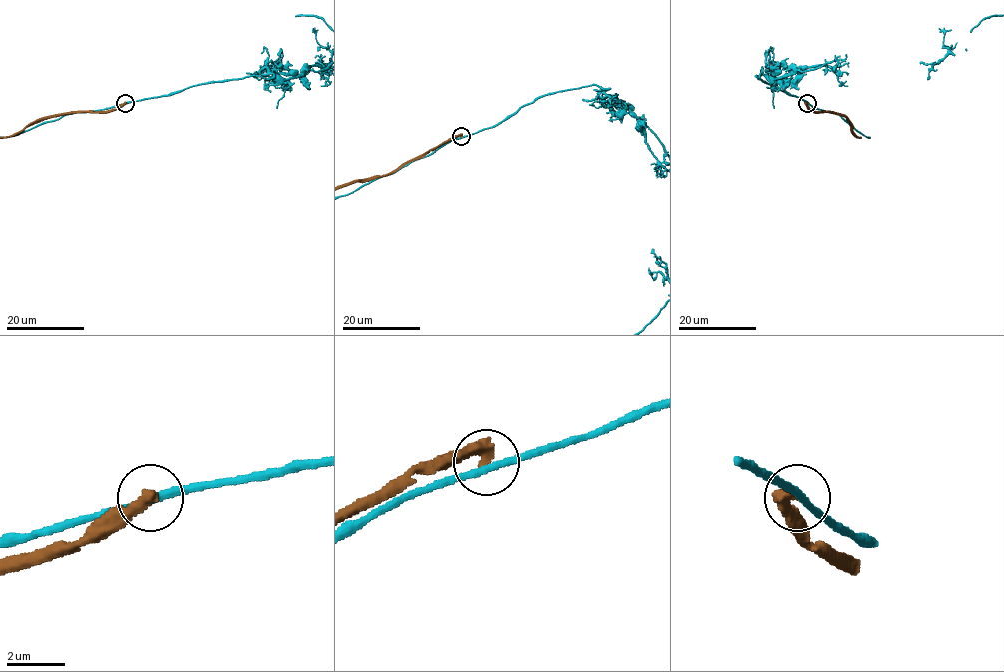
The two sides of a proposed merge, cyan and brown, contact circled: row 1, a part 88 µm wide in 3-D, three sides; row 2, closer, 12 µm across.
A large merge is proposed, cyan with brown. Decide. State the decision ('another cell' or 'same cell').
another cell

